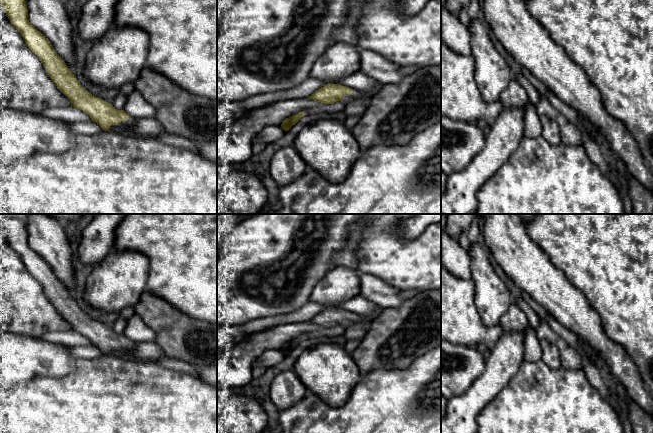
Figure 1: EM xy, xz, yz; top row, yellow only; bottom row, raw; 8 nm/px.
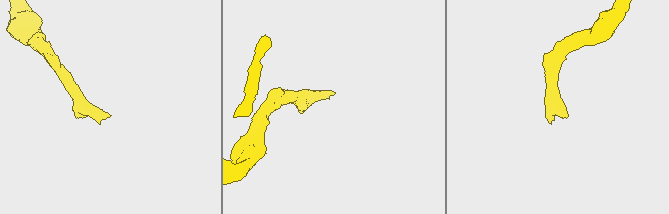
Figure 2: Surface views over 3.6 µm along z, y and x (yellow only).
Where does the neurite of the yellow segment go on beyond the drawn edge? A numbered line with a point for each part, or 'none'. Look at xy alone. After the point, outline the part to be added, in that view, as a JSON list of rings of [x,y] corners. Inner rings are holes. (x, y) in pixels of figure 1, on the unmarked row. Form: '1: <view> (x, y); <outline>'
1: xy (125, 351); [[[130,340],[128,344],[121,345],[121,346],[119,346],[118,349],[110,350],[109,355],[111,355],[112,353],[118,352],[119,358],[123,358],[123,359],[131,360],[131,361],[142,362],[142,363],[149,362],[149,361],[137,359],[136,357],[134,357],[133,356],[134,348],[135,348],[135,342]]]

